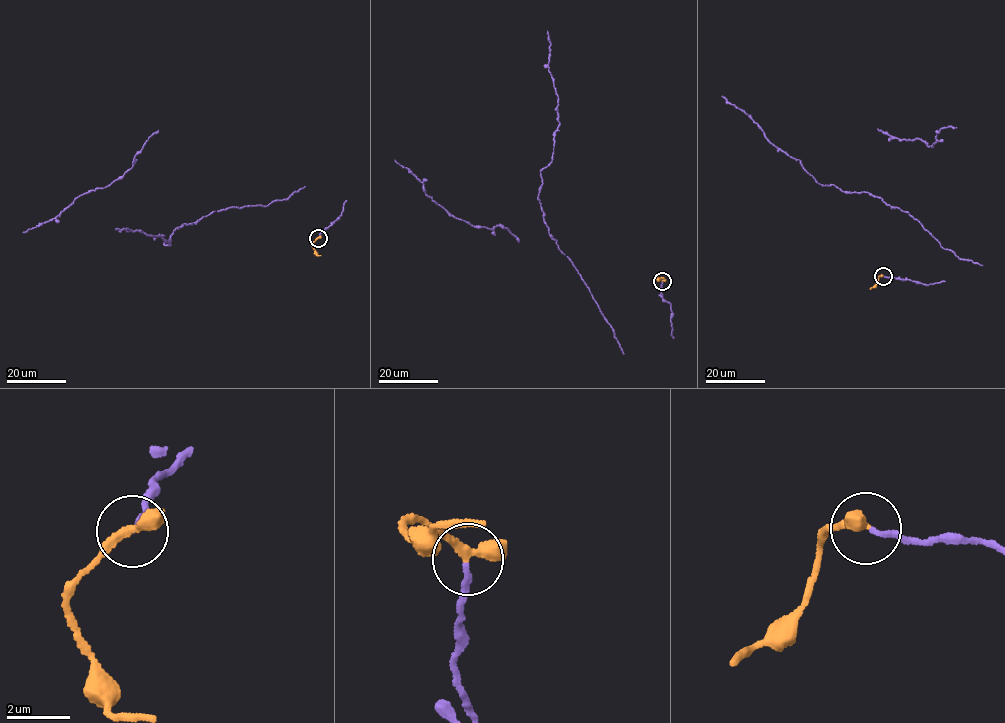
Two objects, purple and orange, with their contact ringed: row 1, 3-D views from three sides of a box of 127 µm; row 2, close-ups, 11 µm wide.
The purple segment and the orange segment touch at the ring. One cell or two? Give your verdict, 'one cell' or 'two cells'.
one cell

